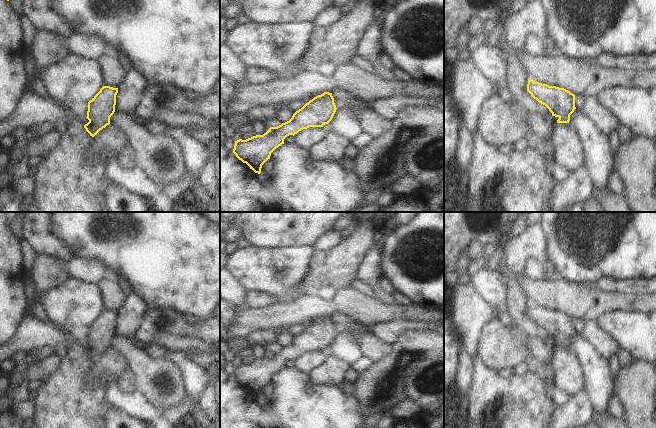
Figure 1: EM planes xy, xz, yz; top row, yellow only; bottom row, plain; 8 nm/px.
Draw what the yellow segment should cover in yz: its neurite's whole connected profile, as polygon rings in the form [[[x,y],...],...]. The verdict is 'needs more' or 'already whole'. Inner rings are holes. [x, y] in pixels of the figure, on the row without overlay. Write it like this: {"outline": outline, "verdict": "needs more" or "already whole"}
{"outline": [[[528,304],[527,315],[539,327],[545,329],[552,340],[558,341],[557,347],[569,347],[570,339],[576,333],[575,319],[556,310],[549,310]]], "verdict": "already whole"}

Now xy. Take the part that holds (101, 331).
{"outline": [[[103,310],[100,315],[88,326],[87,343],[89,346],[84,349],[90,360],[94,361],[100,354],[110,348],[110,341],[115,336],[116,319],[118,312]]], "verdict": "already whole"}

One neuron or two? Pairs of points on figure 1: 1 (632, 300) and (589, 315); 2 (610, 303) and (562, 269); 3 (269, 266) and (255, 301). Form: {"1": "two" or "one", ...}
{"1": "one", "2": "two", "3": "two"}

